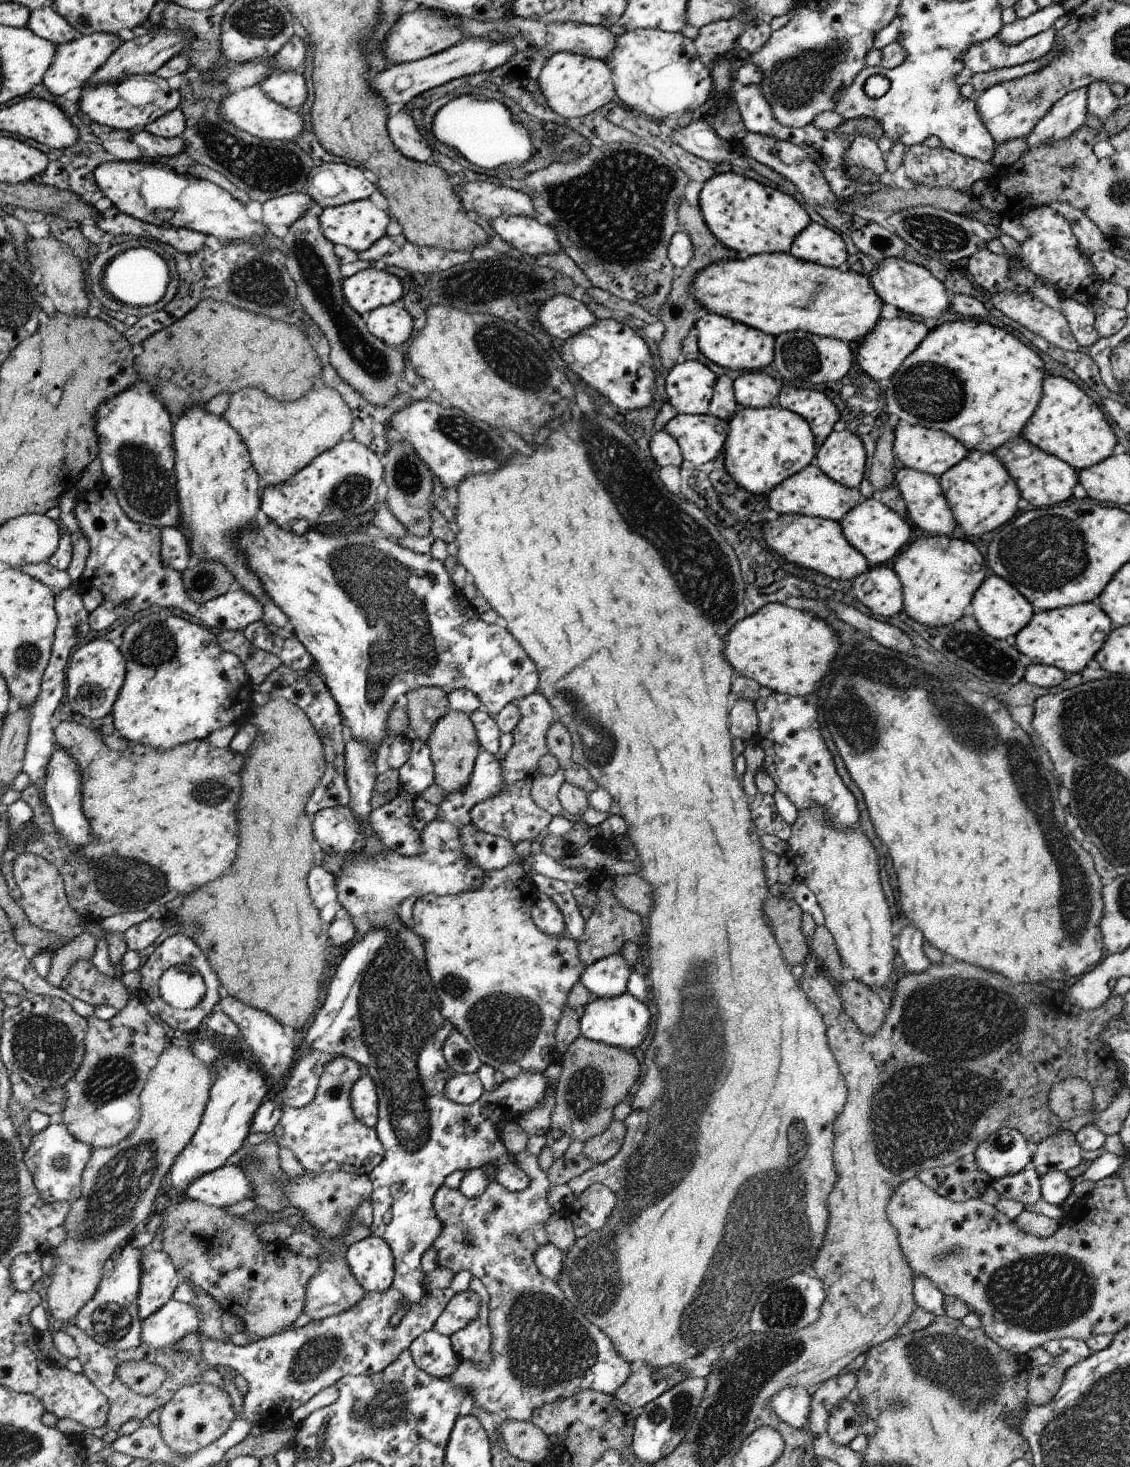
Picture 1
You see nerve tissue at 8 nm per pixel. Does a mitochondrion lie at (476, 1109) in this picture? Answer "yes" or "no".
no

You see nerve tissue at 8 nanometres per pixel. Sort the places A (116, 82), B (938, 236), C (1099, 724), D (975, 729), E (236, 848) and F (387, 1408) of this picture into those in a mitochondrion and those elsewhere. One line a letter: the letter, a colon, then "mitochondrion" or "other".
A: other
B: mitochondrion
C: mitochondrion
D: mitochondrion
E: other
F: mitochondrion

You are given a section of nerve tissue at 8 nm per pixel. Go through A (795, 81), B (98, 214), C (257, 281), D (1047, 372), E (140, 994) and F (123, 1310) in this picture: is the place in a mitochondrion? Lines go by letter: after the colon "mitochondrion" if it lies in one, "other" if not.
A: mitochondrion
B: other
C: mitochondrion
D: other
E: other
F: mitochondrion

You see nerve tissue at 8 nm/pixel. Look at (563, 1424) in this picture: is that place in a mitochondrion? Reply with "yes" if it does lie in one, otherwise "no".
no

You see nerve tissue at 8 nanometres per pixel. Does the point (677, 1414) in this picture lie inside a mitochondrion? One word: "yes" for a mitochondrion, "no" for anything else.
yes

